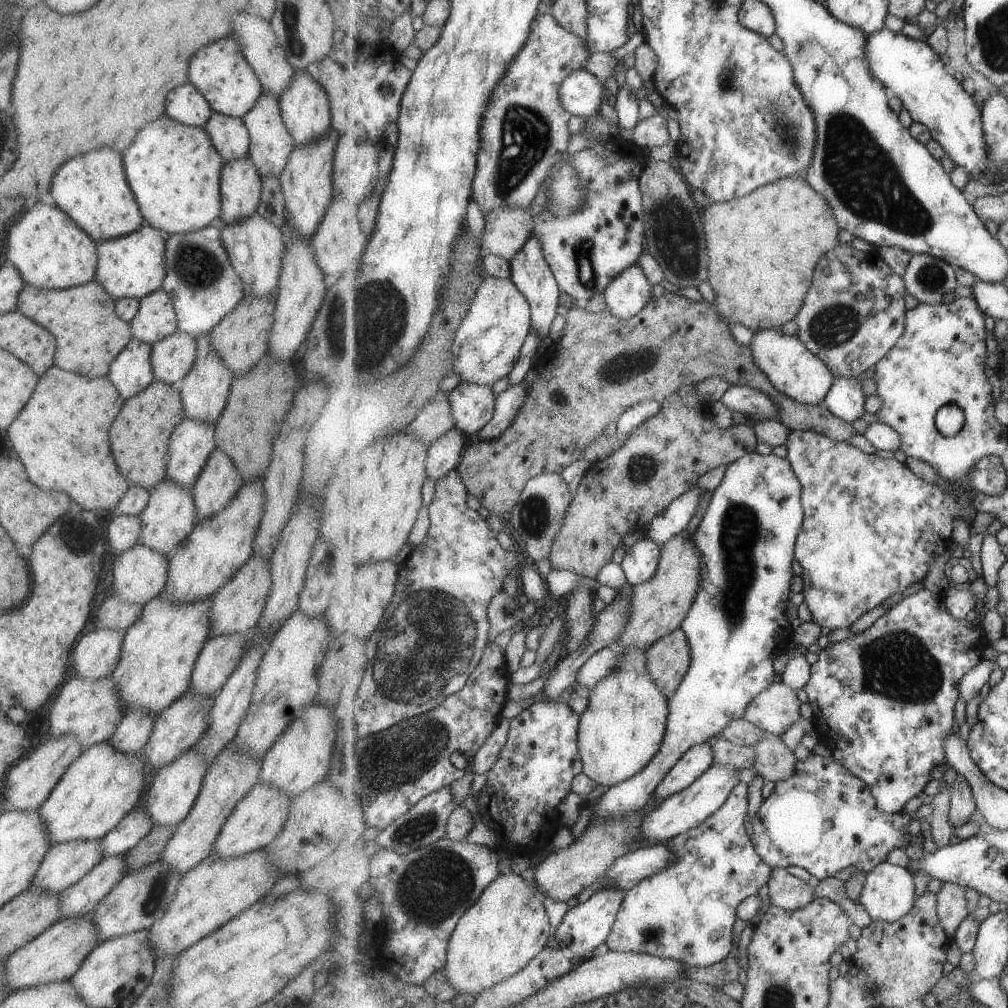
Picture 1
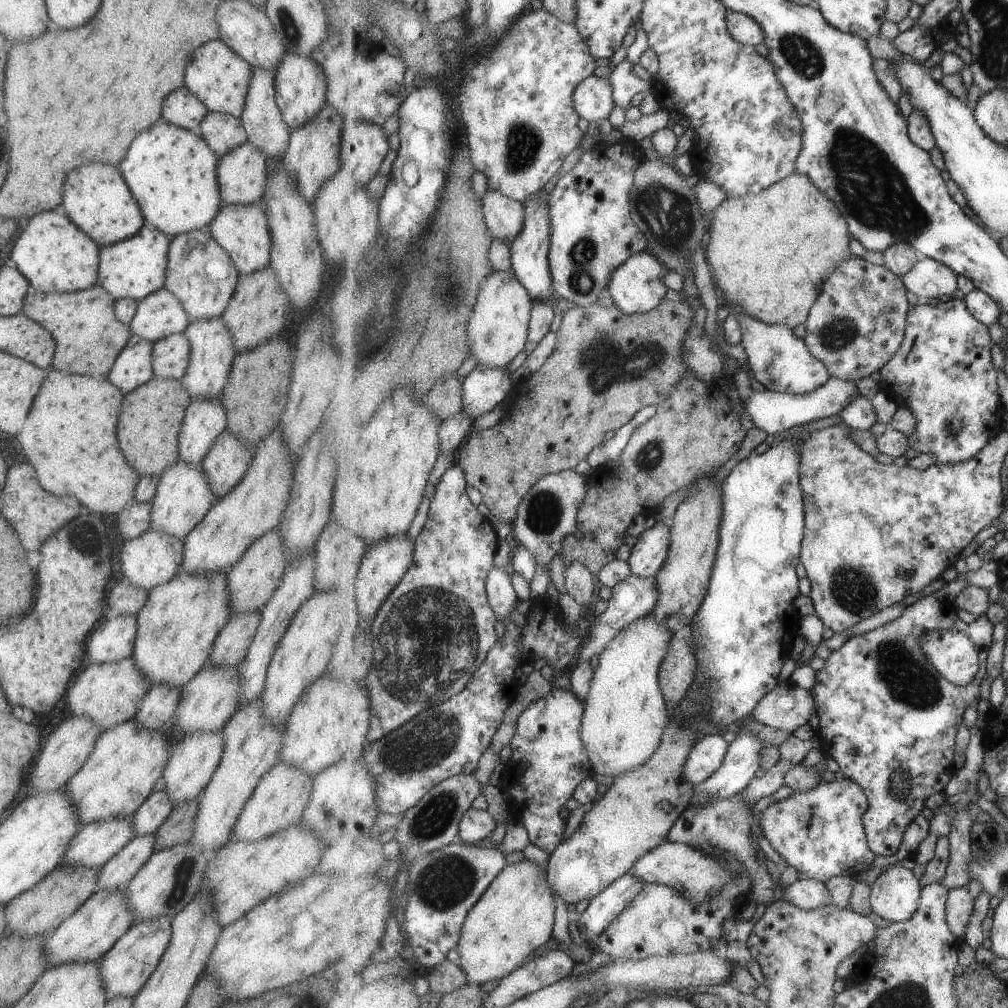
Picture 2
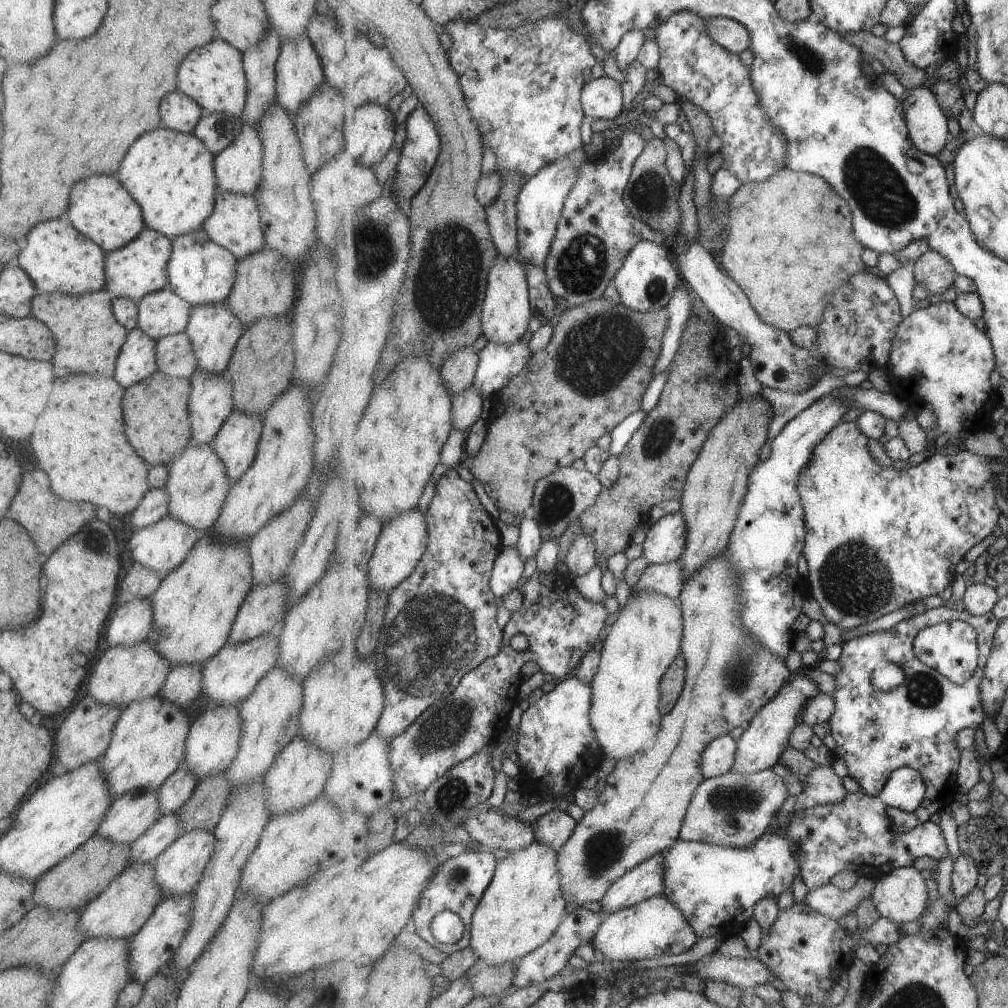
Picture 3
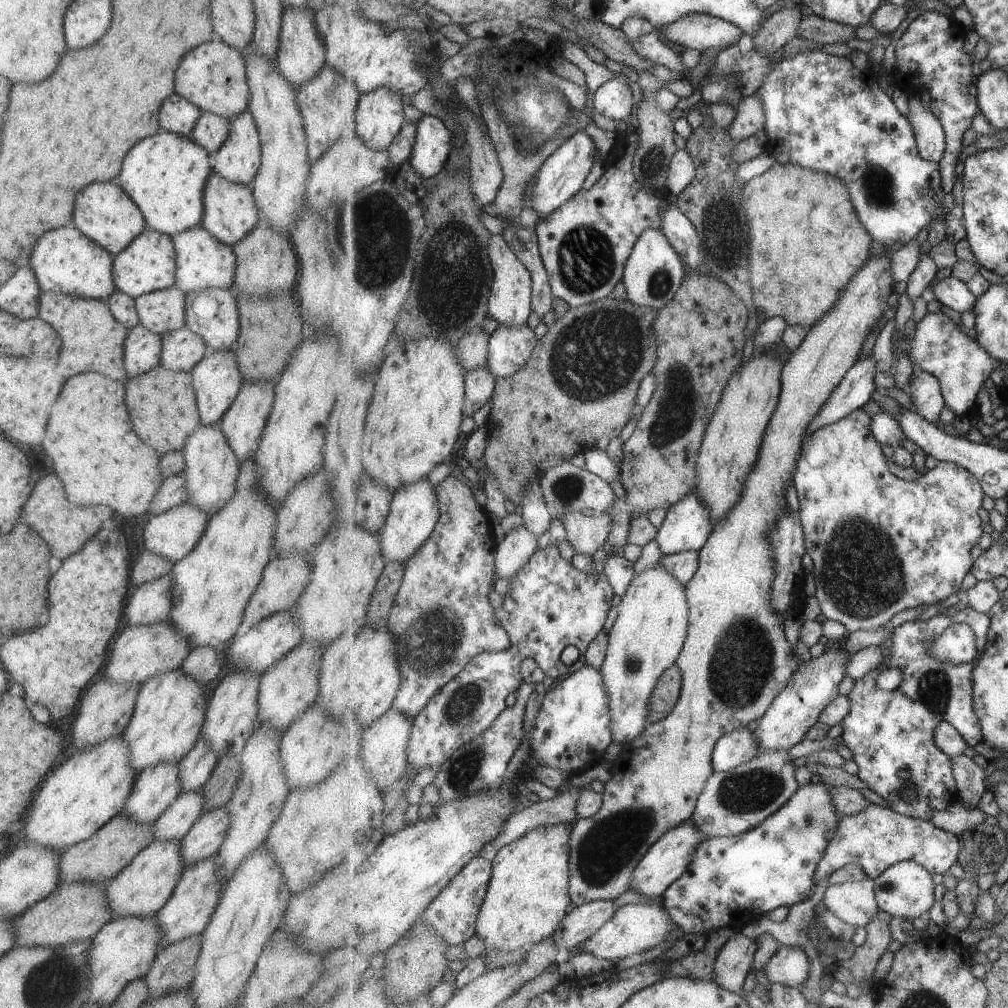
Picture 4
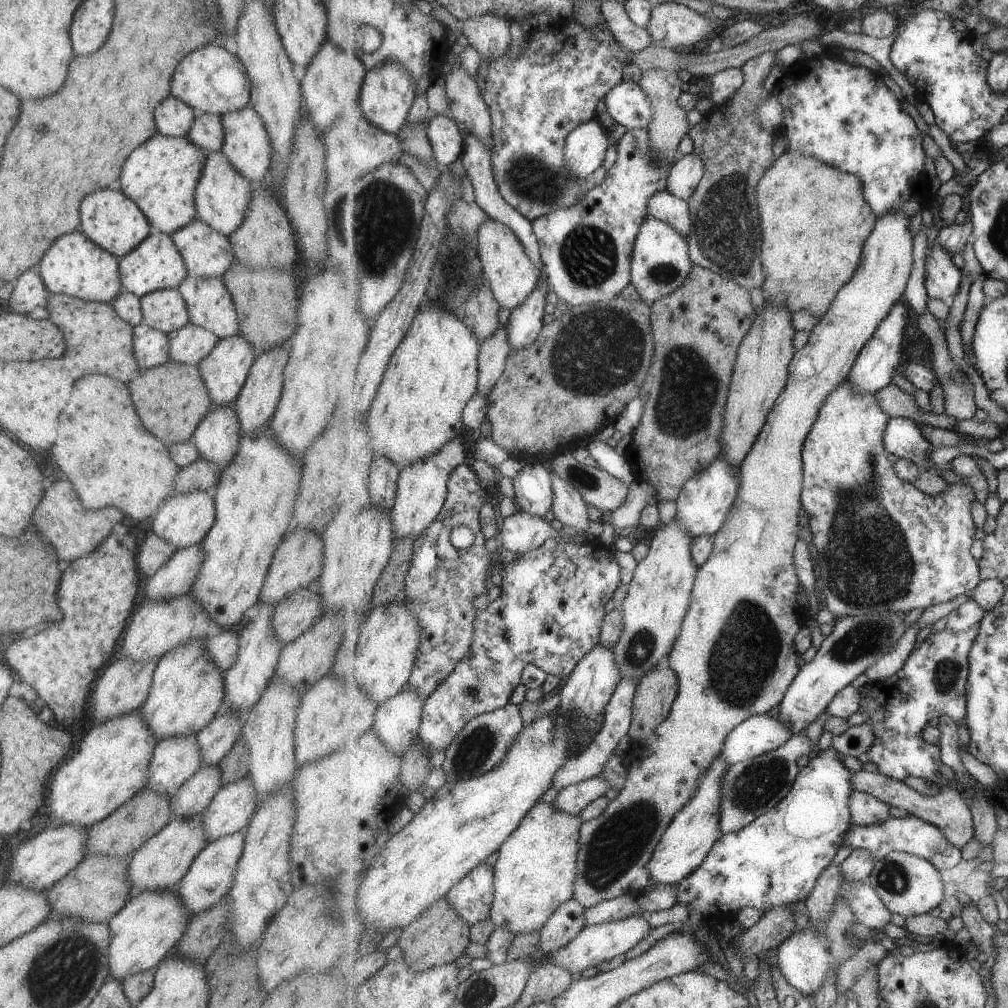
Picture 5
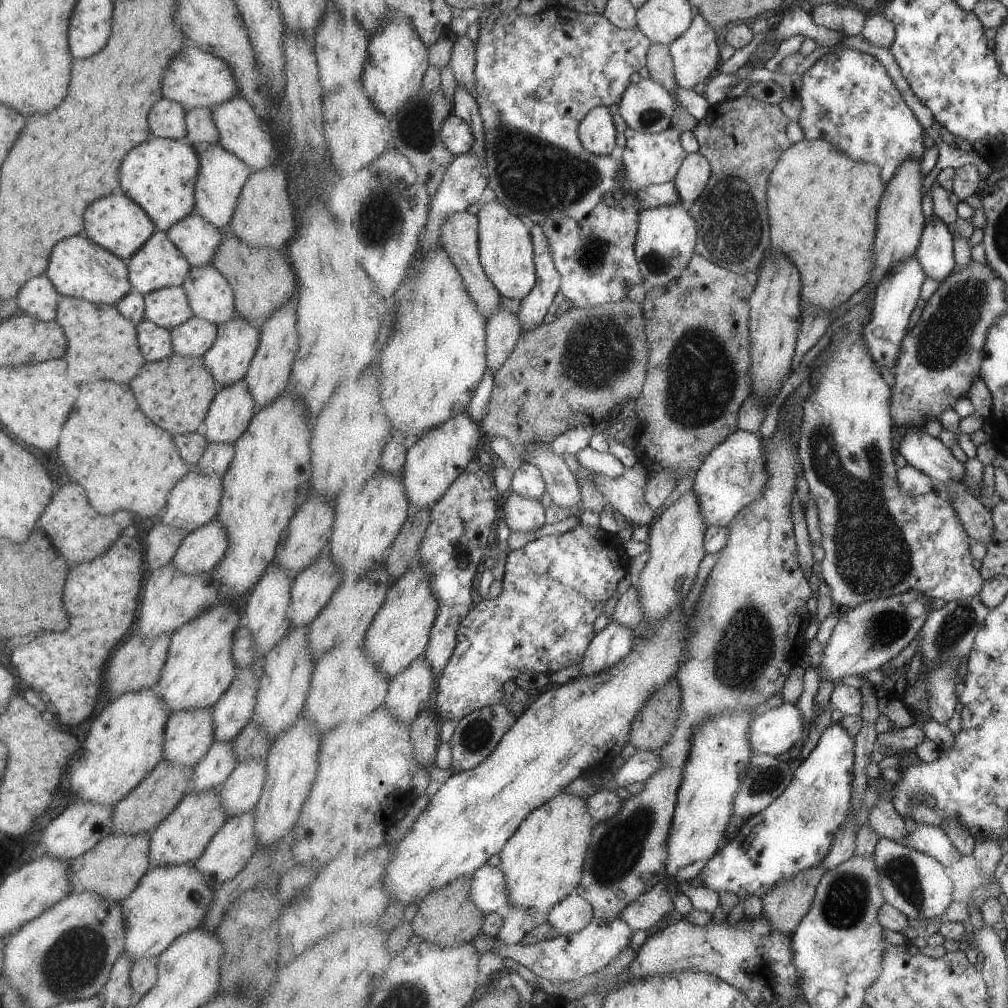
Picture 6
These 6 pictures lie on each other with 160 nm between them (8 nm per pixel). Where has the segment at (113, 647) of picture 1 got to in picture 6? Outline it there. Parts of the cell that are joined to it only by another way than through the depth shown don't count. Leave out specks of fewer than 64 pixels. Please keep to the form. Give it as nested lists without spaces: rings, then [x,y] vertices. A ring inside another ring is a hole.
[[[213,519],[210,520],[209,523],[189,531],[183,537],[183,540],[181,541],[179,548],[175,551],[175,554],[172,556],[170,563],[178,571],[185,573],[186,575],[203,571],[210,573],[221,562],[227,547],[228,538],[226,537],[226,530],[217,519]]]

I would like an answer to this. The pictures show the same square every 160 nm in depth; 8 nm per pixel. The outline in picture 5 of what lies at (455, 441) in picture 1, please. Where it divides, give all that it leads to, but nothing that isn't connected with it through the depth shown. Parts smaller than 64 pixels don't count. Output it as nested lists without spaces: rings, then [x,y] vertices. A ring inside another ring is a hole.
[[[502,325],[495,335],[489,336],[482,342],[480,351],[480,380],[477,392],[489,398],[495,384],[501,380],[501,376],[507,365],[507,358],[512,352],[511,344],[507,340],[507,327]]]

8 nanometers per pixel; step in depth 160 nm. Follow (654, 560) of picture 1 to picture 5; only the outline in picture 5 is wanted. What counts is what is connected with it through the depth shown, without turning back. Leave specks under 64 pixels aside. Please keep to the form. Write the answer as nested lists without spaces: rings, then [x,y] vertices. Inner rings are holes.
[[[719,456],[709,468],[700,475],[695,476],[684,487],[679,499],[676,501],[676,519],[679,524],[687,528],[687,536],[699,538],[701,536],[715,536],[724,527],[728,520],[737,494],[741,489],[741,469],[731,468],[729,460]]]

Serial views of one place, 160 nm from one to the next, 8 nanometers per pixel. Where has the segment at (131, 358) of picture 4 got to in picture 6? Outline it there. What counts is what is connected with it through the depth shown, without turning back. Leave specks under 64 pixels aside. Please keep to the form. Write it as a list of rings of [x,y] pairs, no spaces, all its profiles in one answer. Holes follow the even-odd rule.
[[[147,320],[136,324],[136,341],[147,362],[161,360],[173,354],[170,331]]]

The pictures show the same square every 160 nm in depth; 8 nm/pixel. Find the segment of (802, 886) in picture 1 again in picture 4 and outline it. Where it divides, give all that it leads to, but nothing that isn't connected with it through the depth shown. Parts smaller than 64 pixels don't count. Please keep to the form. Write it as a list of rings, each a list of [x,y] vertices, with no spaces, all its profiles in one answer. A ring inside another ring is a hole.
[[[871,878],[862,881],[847,881],[838,885],[829,884],[825,891],[823,904],[840,920],[854,925],[857,929],[866,927],[880,911],[875,892],[875,881]]]

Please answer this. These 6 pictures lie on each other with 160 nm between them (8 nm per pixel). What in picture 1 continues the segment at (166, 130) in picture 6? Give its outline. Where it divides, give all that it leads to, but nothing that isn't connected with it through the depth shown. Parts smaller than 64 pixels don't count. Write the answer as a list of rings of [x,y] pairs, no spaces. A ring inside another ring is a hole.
[[[191,83],[167,92],[165,115],[181,124],[203,128],[211,113],[207,101]]]

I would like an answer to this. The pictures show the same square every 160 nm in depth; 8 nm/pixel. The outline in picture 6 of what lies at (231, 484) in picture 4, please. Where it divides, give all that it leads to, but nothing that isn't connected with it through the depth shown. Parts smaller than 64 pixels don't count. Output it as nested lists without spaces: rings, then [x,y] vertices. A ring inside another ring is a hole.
[[[243,379],[218,389],[199,432],[209,443],[232,443],[254,415],[254,400]]]

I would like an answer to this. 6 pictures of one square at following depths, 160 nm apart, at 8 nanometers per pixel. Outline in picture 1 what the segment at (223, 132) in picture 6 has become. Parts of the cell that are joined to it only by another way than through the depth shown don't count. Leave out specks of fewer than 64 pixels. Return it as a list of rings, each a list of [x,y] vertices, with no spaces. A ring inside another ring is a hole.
[[[248,156],[222,163],[219,218],[224,223],[235,223],[255,213],[261,185],[261,176]]]

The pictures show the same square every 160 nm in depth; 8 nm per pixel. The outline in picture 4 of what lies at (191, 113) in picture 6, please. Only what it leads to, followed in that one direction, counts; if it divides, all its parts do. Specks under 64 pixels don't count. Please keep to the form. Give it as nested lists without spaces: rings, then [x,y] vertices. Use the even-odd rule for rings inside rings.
[[[202,111],[189,138],[212,155],[225,142],[229,127],[230,120],[208,111]]]

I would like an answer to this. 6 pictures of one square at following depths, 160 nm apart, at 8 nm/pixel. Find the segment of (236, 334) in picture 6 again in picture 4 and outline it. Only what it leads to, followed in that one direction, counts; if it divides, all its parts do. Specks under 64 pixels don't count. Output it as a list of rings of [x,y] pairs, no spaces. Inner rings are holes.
[[[231,348],[224,351],[208,351],[199,362],[189,370],[192,376],[193,392],[201,425],[215,425],[233,402],[243,382],[235,353]]]

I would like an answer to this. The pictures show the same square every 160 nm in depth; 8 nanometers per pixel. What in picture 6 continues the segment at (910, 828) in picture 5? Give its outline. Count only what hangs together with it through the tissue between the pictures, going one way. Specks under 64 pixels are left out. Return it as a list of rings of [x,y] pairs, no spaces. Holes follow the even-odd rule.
[[[918,825],[907,835],[905,846],[923,851],[949,868],[961,860],[962,852],[956,847],[952,834],[941,827]]]

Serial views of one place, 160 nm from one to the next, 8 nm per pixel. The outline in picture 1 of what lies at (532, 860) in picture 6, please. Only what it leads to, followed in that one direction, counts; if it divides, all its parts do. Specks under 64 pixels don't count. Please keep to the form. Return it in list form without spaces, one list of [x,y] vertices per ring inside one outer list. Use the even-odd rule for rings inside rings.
[[[512,872],[500,873],[485,889],[480,899],[461,917],[448,946],[448,959],[444,969],[450,983],[460,994],[474,997],[480,995],[484,990],[523,970],[545,948],[549,936],[554,934],[545,910],[546,897],[543,891],[533,888],[525,878]]]

